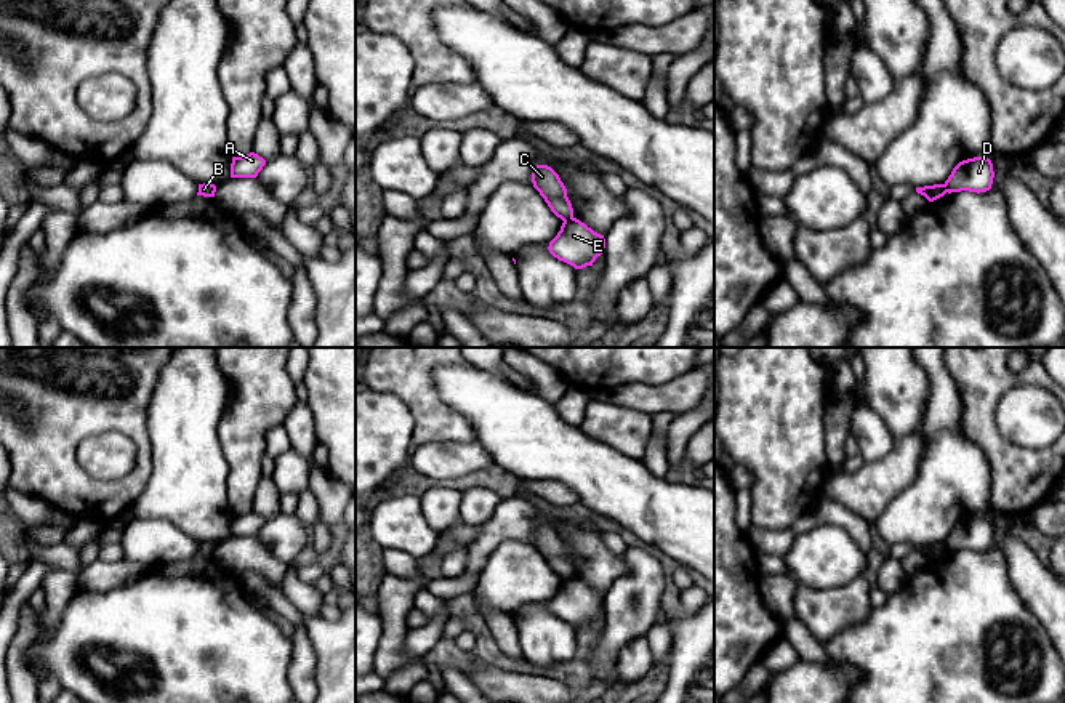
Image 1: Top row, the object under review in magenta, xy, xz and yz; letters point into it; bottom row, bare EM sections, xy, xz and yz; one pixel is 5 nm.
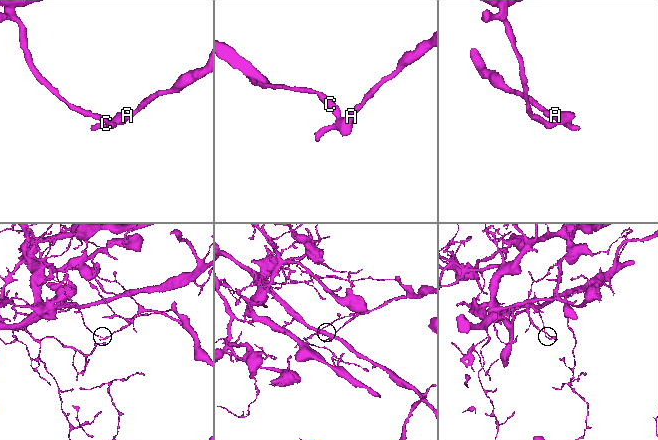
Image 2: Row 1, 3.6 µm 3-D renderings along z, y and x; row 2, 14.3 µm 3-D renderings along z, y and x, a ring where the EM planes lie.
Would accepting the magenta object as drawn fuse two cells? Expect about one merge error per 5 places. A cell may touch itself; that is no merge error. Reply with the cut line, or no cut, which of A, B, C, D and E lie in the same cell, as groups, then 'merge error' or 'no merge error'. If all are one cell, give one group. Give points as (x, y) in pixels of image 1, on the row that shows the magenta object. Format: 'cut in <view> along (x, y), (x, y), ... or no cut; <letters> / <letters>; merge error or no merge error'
cut in xz along (572, 216), (564, 221); A D E / B C; merge error

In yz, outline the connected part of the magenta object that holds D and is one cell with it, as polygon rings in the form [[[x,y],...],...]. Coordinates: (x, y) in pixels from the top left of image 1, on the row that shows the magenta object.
[[[974,157],[959,162],[948,179],[945,181],[945,189],[951,192],[987,192],[991,189],[995,178],[993,163],[987,157]]]

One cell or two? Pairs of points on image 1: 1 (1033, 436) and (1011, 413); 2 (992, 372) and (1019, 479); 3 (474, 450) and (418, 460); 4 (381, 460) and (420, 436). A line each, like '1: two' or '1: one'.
1: one
2: one
3: one
4: two

